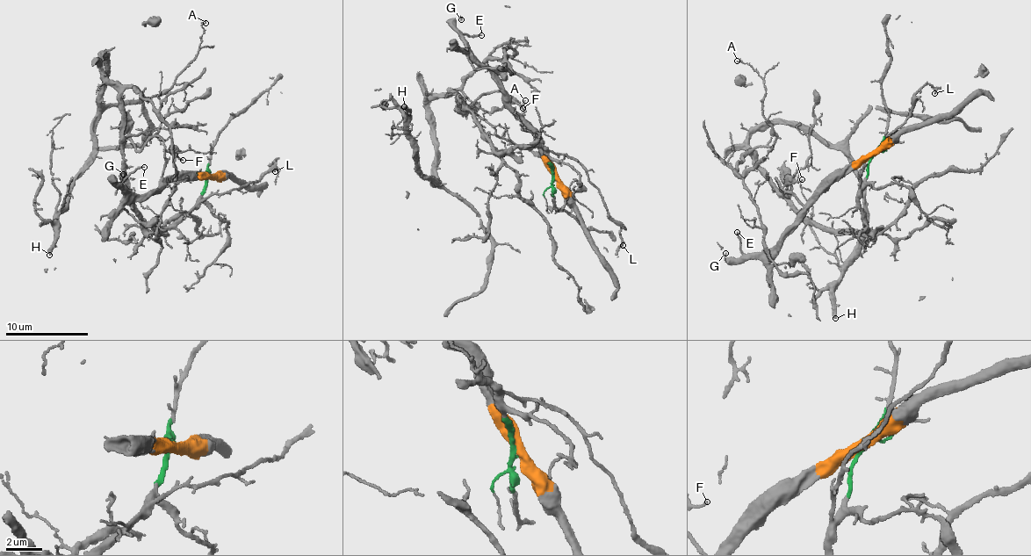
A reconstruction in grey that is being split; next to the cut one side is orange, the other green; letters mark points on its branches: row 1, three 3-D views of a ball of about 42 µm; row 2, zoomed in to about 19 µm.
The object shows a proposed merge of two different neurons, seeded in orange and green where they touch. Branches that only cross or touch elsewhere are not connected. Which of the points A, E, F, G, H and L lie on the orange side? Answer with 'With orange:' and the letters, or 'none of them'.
With orange: E, F, G

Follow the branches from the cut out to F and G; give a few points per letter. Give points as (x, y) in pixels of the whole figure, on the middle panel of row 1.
F: (554, 176), (554, 169), (543, 151), (503, 99), (511, 98), (523, 109)
G: (554, 176), (554, 169), (543, 151), (455, 25), (456, 18), (459, 16), (461, 19)

